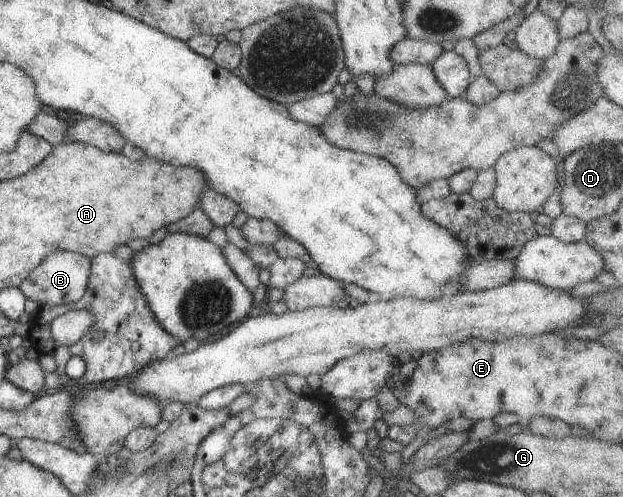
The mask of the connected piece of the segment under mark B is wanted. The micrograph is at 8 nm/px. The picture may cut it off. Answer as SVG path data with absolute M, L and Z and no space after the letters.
M54 251L50 253L38 267L30 271L30 275L19 285L20 291L28 299L36 301L40 307L45 305L61 306L76 303L86 293L92 260L70 251Z

